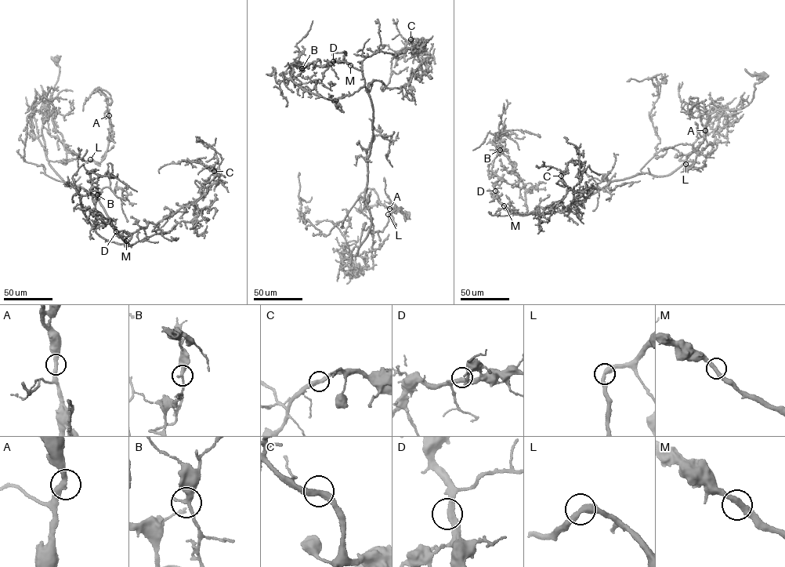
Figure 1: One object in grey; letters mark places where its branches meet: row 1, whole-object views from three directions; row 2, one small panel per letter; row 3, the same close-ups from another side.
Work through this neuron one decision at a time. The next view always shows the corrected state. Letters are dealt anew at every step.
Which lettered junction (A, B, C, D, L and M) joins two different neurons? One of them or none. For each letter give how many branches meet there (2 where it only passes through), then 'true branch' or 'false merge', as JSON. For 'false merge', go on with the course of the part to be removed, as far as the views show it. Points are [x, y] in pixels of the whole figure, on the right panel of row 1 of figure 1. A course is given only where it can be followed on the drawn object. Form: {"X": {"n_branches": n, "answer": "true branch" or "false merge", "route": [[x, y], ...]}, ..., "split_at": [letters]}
{"A": {"n_branches": 2, "answer": "true branch"}, "B": {"n_branches": 2, "answer": "true branch"}, "C": {"n_branches": 2, "answer": "true branch"}, "D": {"n_branches": 2, "answer": "true branch"}, "L": {"n_branches": 2, "answer": "true branch"}, "M": {"n_branches": 2, "answer": "true branch"}, "split_at": []}

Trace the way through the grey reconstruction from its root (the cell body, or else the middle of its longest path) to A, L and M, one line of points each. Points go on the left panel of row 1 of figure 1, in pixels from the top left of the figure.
A: (56, 59), (59, 74), (41, 128), (48, 160), (64, 164), (77, 158), (100, 162), (107, 147), (109, 115)
L: (56, 59), (59, 74), (41, 128), (47, 158), (64, 164), (72, 159), (90, 159)
M: (56, 59), (59, 74), (41, 128), (47, 157), (66, 183), (96, 196), (124, 245), (130, 245), (126, 241)

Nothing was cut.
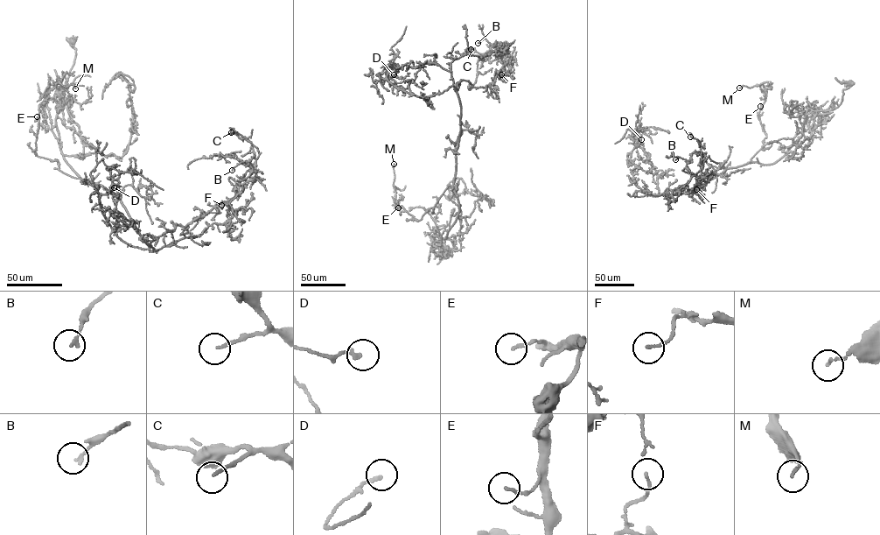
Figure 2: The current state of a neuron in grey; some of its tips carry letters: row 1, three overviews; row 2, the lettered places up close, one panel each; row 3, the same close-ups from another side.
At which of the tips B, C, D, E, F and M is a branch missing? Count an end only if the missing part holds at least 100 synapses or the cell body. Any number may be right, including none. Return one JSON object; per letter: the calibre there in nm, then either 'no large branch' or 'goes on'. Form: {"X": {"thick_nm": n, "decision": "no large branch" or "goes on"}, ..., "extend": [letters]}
{"B": {"thick_nm": 130, "decision": "no large branch"}, "C": {"thick_nm": 120, "decision": "no large branch"}, "D": {"thick_nm": 170, "decision": "no large branch"}, "E": {"thick_nm": 110, "decision": "no large branch"}, "F": {"thick_nm": 120, "decision": "no large branch"}, "M": {"thick_nm": 110, "decision": "no large branch"}, "extend": []}

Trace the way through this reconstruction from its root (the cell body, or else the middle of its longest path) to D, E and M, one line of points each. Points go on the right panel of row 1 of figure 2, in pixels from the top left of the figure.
D: (849, 83), (834, 109), (808, 109), (774, 162), (678, 194), (635, 185), (641, 139)
E: (849, 83), (834, 109), (808, 109), (800, 137), (764, 165), (750, 159), (766, 137), (760, 106)
M: (849, 83), (834, 109), (808, 109), (800, 137), (764, 165), (750, 159), (766, 137), (764, 94), (739, 87)

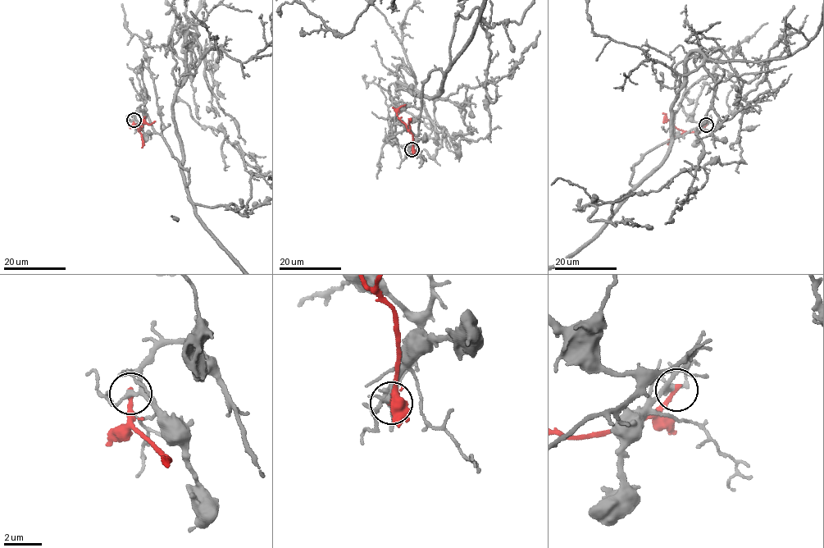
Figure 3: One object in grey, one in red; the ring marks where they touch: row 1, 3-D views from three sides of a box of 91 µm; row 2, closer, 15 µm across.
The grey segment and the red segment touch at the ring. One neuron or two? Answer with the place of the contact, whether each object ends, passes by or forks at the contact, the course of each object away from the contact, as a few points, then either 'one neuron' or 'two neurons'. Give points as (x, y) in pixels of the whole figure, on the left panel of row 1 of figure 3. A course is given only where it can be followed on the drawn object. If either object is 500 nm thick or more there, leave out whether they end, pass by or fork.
at (134, 120); grey forks there; red ends there; grey runs (134, 120), (143, 111), (161, 133), (143, 43), (166, 51), (184, 28), (198, 34); red runs (134, 120), (134, 125), (140, 130), (141, 123), (150, 124), (155, 121); two neurons

